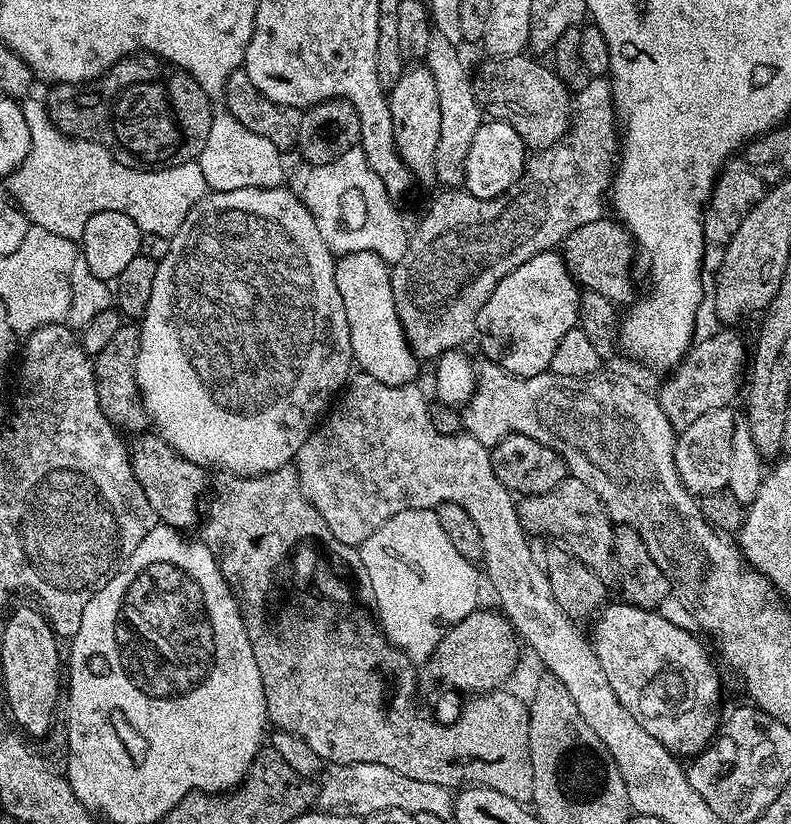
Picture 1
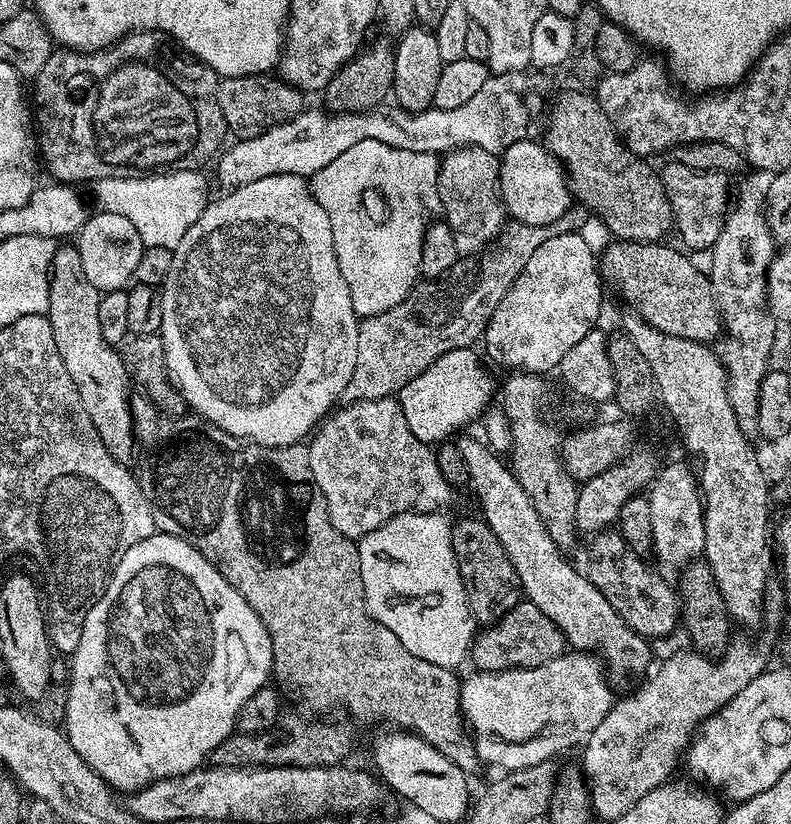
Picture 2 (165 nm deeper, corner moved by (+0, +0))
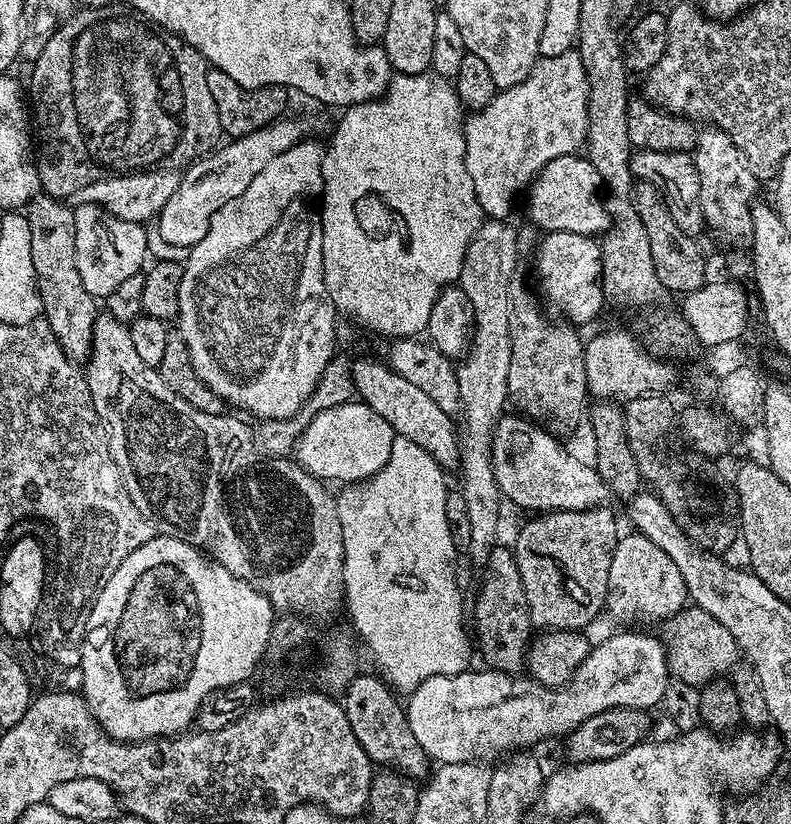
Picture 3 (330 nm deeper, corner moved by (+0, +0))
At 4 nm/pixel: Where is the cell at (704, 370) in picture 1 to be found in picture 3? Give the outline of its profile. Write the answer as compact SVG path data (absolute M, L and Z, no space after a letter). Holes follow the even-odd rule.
M608 506L587 508L581 512L549 512L543 518L528 518L520 528L514 543L516 565L522 574L526 590L528 614L540 630L584 630L605 607L608 599L610 558L618 539L616 516Z

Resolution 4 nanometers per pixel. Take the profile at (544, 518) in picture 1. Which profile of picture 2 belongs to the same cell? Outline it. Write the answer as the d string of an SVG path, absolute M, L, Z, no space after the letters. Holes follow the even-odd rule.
M605 530L591 537L592 549L589 550L586 575L591 584L618 610L620 617L638 635L645 638L668 636L681 623L681 598L677 589L672 588L651 568L645 557L640 556L623 540L619 531Z

